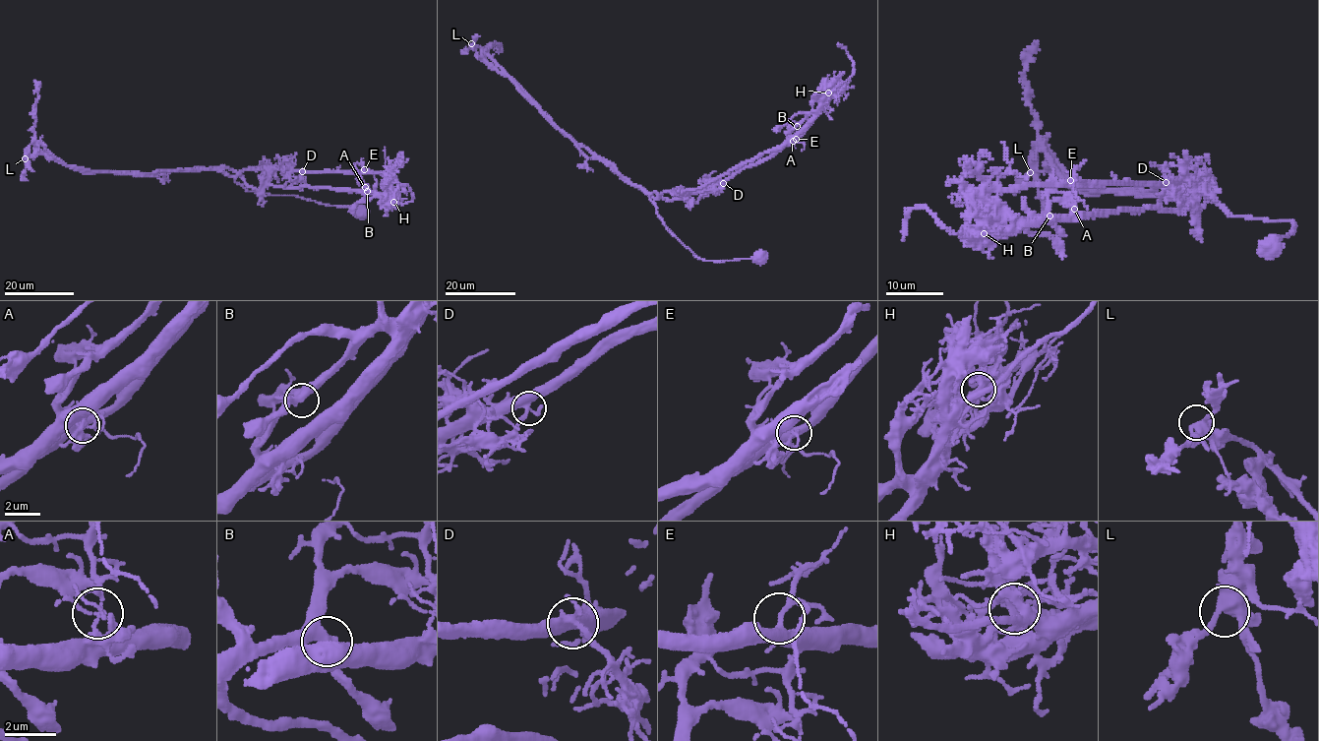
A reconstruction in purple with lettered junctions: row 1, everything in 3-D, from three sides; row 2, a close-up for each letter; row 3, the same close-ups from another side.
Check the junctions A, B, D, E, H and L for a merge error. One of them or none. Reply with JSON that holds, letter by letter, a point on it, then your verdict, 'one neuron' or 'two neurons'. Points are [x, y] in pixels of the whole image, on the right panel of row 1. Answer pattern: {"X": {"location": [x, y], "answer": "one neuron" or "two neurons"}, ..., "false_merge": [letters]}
{"A": {"location": [1074, 209], "answer": "two neurons"}, "B": {"location": [1049, 216], "answer": "one neuron"}, "D": {"location": [1166, 182], "answer": "one neuron"}, "E": {"location": [1070, 180], "answer": "one neuron"}, "H": {"location": [984, 233], "answer": "one neuron"}, "L": {"location": [1030, 172], "answer": "one neuron"}, "false_merge": ["A"]}

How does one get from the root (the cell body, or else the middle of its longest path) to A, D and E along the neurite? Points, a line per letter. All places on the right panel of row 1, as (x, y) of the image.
A: (1269, 249), (1293, 222), (1229, 216), (1206, 194), (1211, 179), (1087, 181), (1073, 190), (1074, 209)
D: (1269, 249), (1277, 245), (1273, 238), (1289, 236), (1293, 222), (1229, 216), (1206, 194), (1211, 179), (1166, 182)
E: (1269, 249), (1277, 245), (1273, 238), (1289, 236), (1293, 222), (1229, 216), (1206, 194), (1211, 179), (1070, 180)

